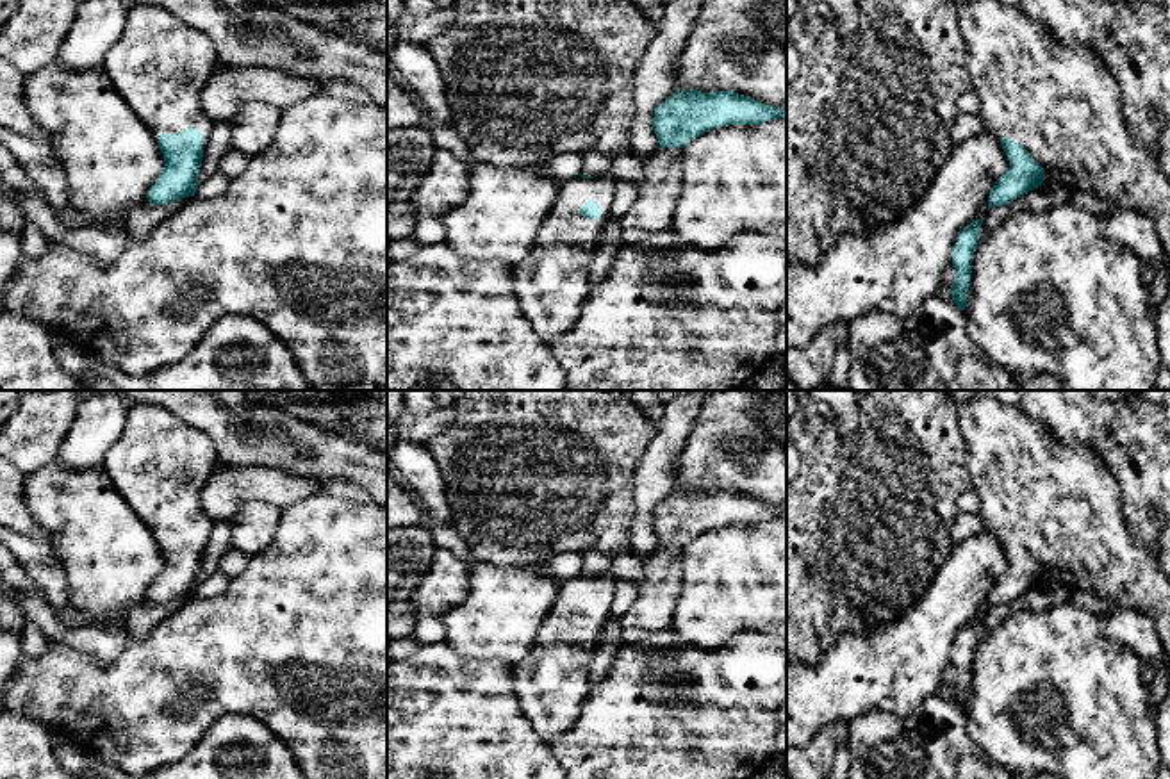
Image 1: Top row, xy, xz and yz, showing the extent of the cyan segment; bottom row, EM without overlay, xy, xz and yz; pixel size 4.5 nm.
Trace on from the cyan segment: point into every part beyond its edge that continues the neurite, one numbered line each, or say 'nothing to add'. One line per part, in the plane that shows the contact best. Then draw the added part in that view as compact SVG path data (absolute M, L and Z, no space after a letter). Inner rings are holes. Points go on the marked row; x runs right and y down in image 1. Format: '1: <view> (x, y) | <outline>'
1: yz (1060, 102) | M967 0L958 5L958 27L967 48L972 91L981 103L983 132L997 141L1008 137L1022 144L1045 171L1042 187L1063 185L1070 193L1093 193L1115 201L1120 210L1145 214L1170 258L1170 180L1154 155L1133 137L1124 119L1118 84L1099 57L1084 46L1056 41L1042 21L1026 16L1018 5Z

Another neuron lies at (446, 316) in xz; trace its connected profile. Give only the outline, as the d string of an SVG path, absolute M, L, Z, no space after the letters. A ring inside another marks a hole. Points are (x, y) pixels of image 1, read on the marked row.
M446 242L419 246L410 257L387 262L387 390L416 390L433 387L433 378L444 376L458 390L565 390L567 376L553 357L551 346L544 342L521 312L512 285L512 266L501 260L467 260L457 255Z

